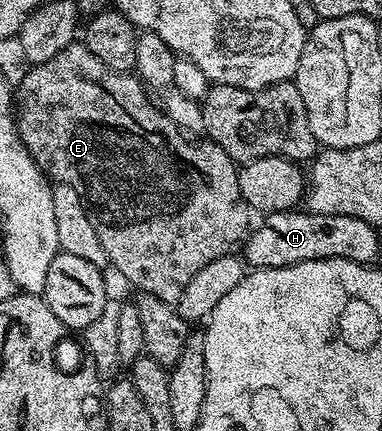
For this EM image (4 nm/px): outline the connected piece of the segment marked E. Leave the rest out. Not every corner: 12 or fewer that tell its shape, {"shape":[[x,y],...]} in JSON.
{"shape":[[86,45],[17,126],[115,266],[178,304],[248,230],[235,160]]}

